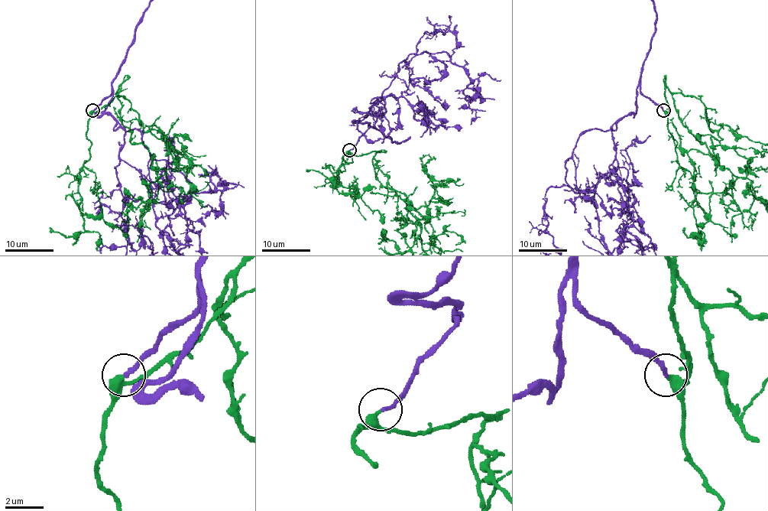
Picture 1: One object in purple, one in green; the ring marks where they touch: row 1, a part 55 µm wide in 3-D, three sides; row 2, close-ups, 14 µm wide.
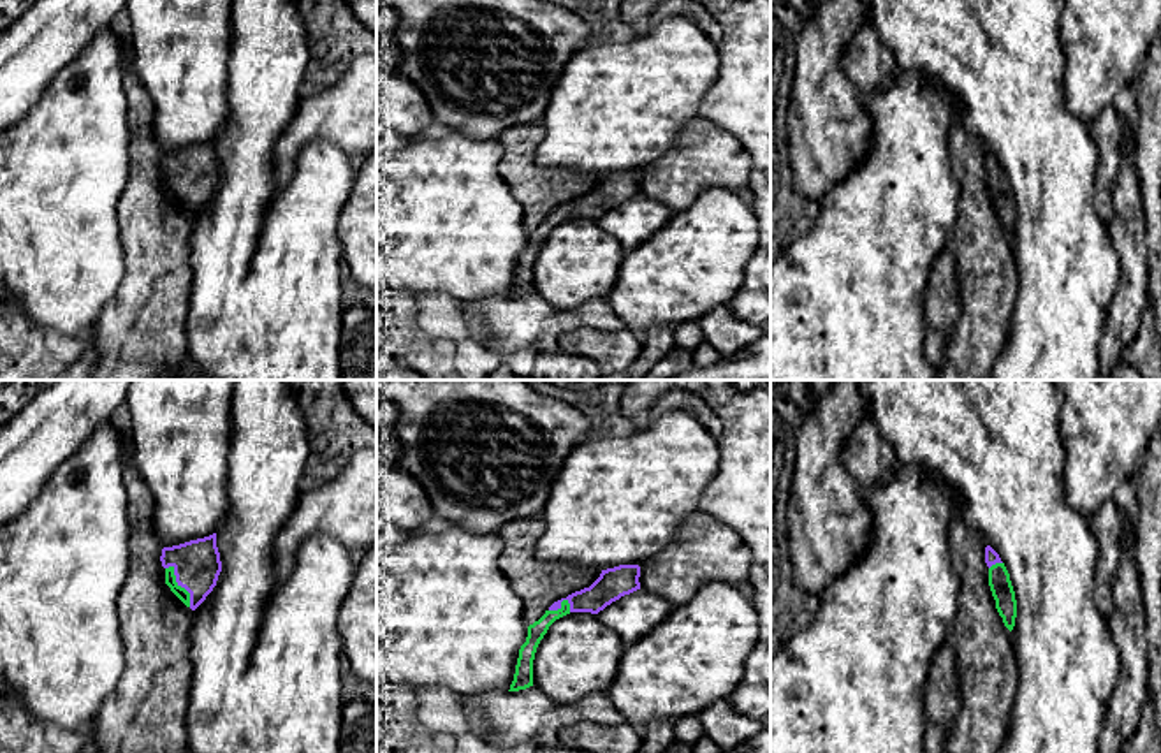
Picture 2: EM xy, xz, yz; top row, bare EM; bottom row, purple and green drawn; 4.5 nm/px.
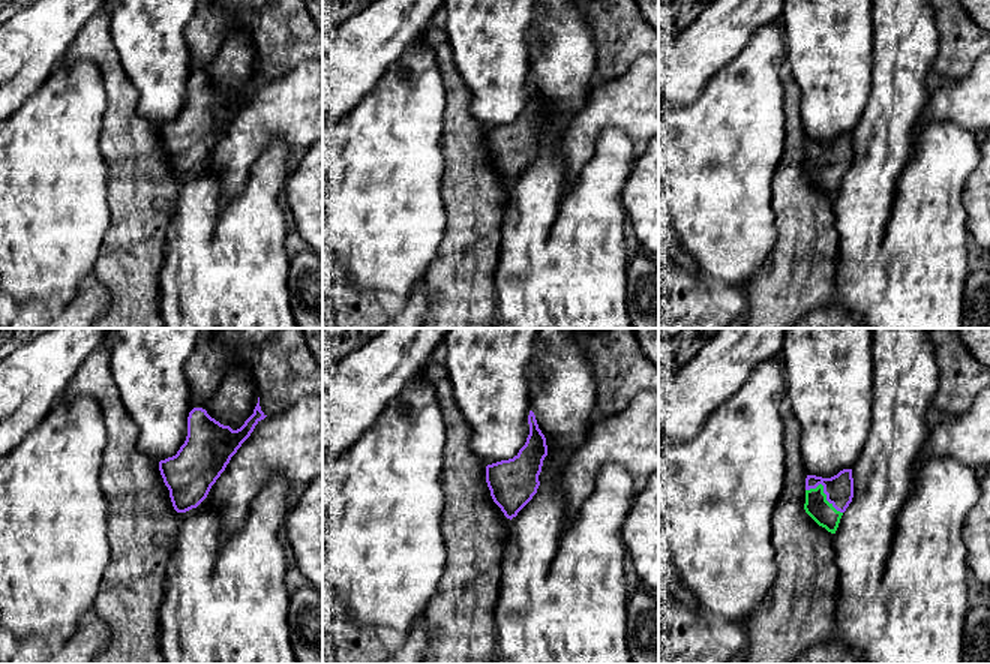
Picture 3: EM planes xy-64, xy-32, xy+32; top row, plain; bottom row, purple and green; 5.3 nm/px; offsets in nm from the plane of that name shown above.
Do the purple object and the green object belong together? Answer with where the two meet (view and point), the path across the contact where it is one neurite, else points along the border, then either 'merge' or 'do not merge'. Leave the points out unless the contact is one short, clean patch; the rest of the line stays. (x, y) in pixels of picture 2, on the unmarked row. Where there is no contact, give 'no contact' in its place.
contact xy (180, 190); way xy (197, 171), (180, 190), (182, 199); merge

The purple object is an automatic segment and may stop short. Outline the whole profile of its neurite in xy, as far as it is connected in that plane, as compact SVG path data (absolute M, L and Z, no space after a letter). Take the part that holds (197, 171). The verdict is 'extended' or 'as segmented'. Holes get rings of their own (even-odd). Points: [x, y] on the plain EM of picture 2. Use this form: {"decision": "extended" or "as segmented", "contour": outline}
{"decision": "extended", "contour": "M216 139L164 153L160 167L165 174L165 190L195 216L213 197L222 178Z"}

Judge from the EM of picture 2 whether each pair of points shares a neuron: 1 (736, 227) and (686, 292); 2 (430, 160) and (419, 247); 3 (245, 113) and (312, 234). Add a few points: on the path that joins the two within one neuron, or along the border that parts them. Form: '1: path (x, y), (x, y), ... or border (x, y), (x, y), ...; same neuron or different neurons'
1: path (720, 243), (686, 277); same neuron
2: path (430, 182), (430, 226); same neuron
3: path (245, 173), (240, 282), (252, 278); same neuron

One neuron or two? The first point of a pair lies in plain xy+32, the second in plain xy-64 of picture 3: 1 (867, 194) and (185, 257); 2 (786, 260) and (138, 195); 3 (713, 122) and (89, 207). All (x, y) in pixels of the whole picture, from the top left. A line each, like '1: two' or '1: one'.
1: one
2: one
3: one

